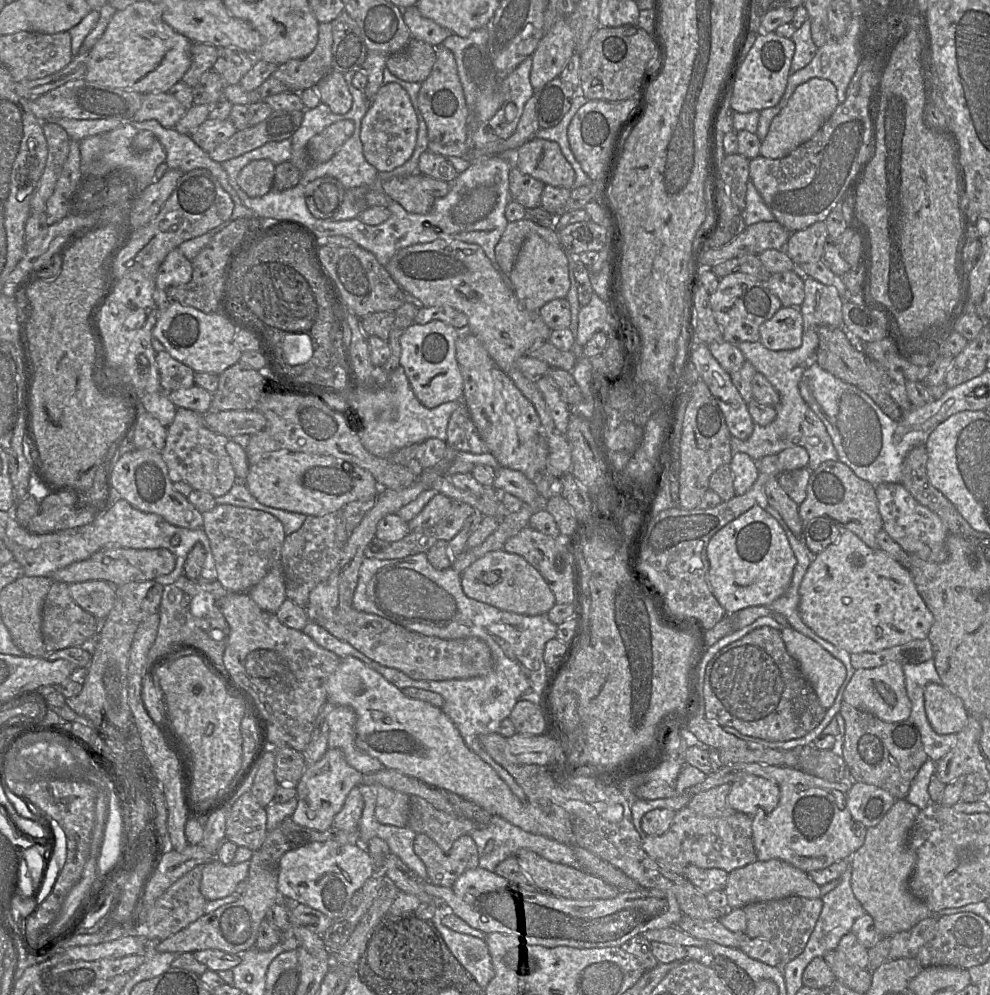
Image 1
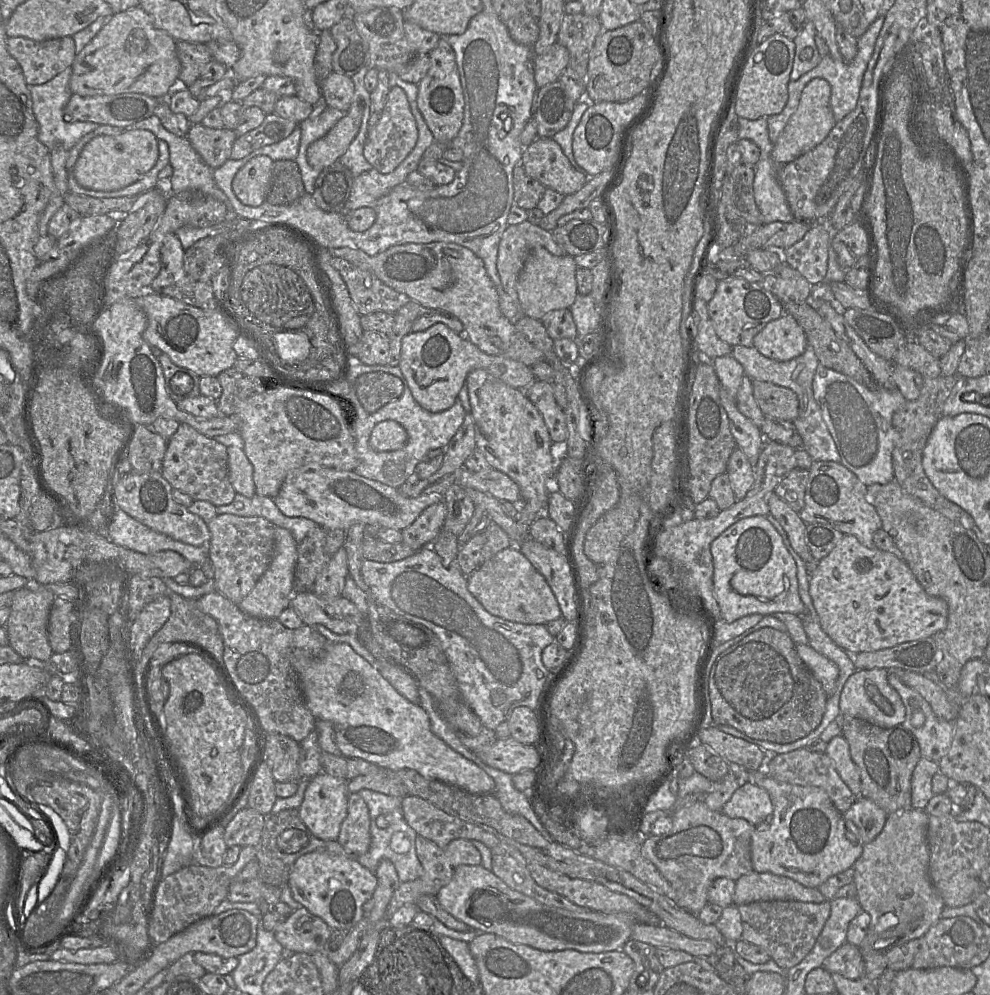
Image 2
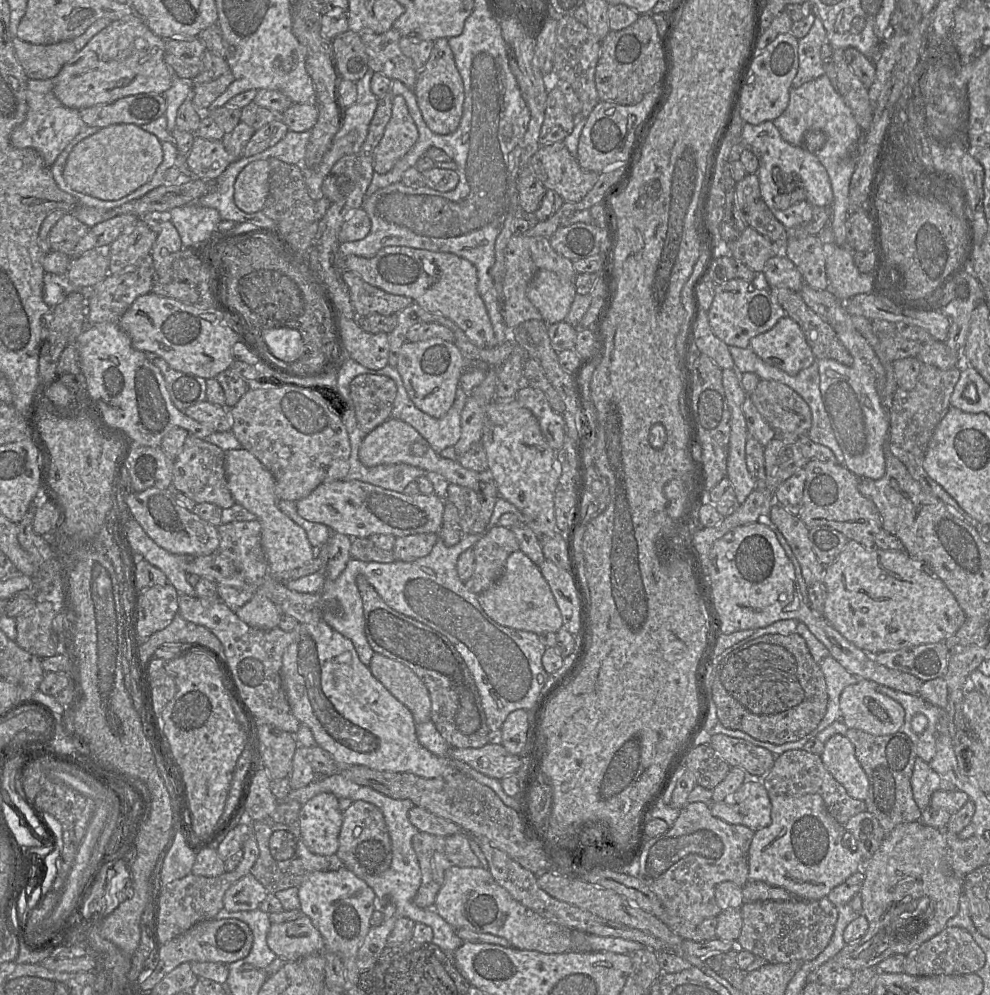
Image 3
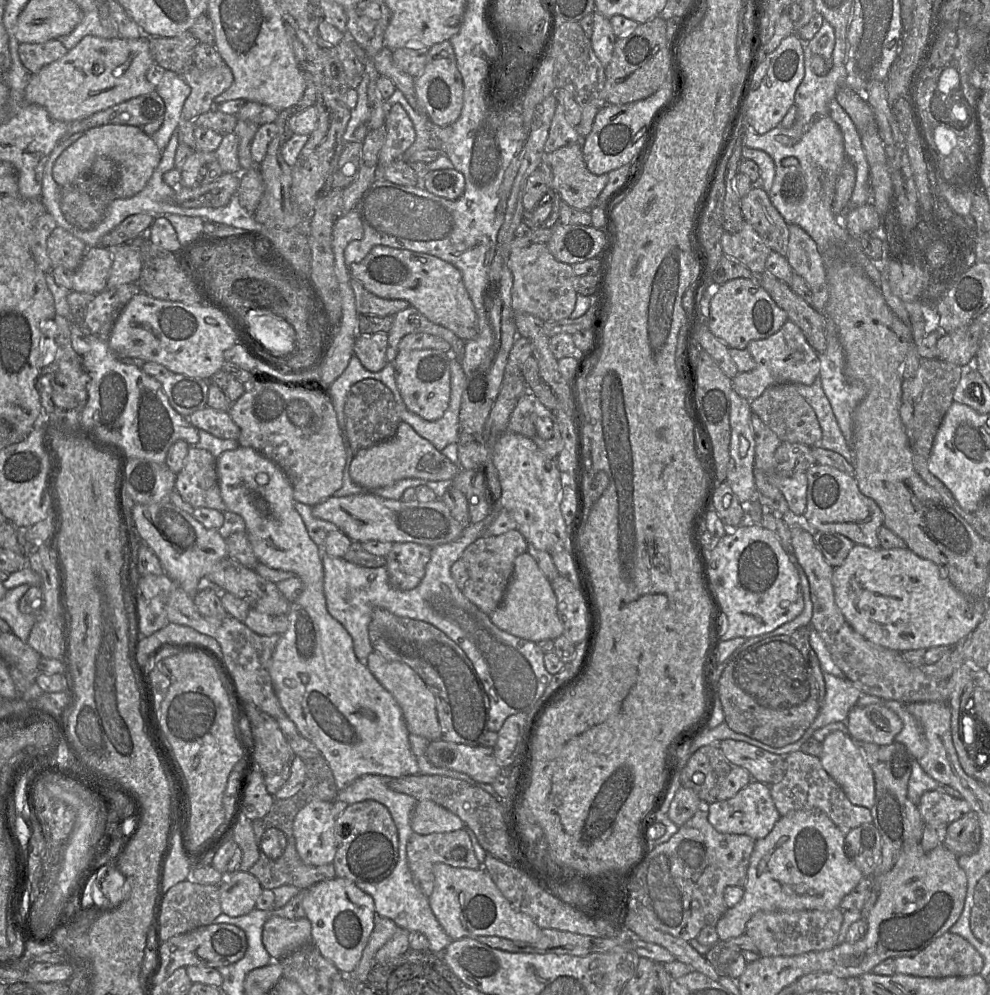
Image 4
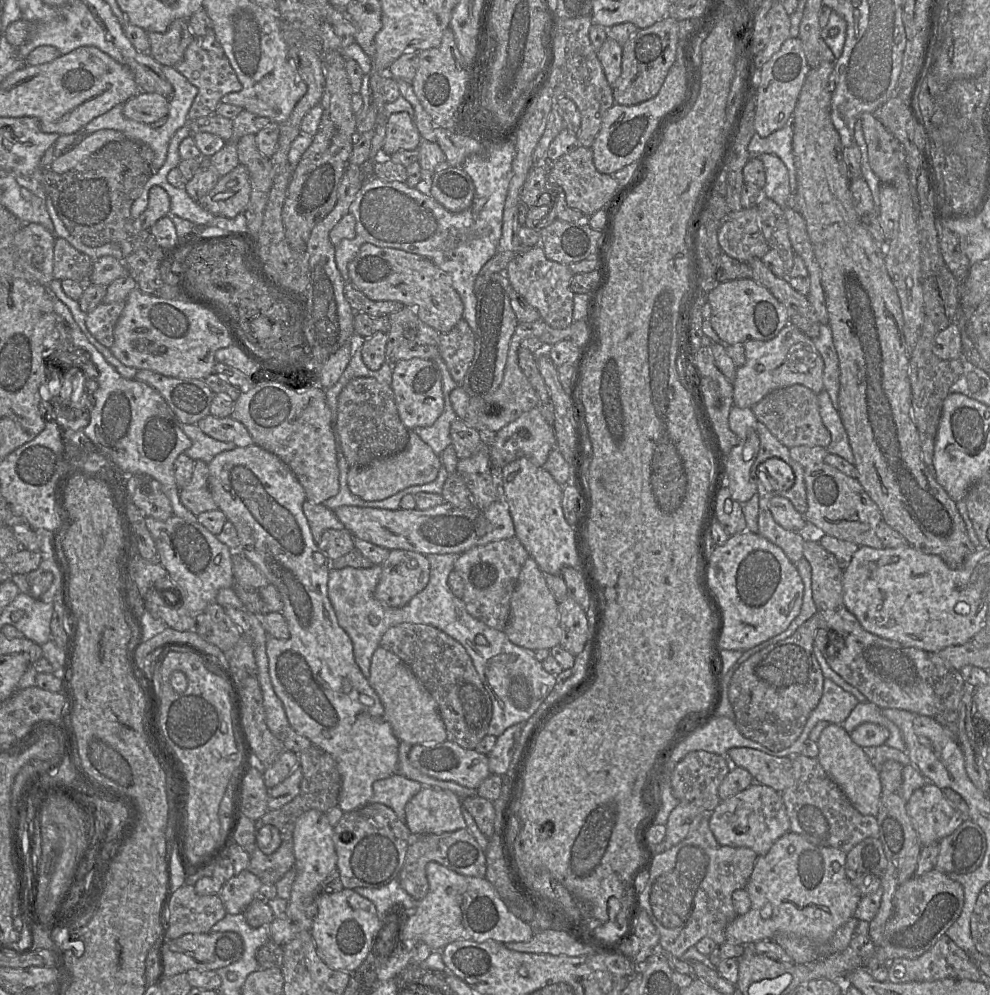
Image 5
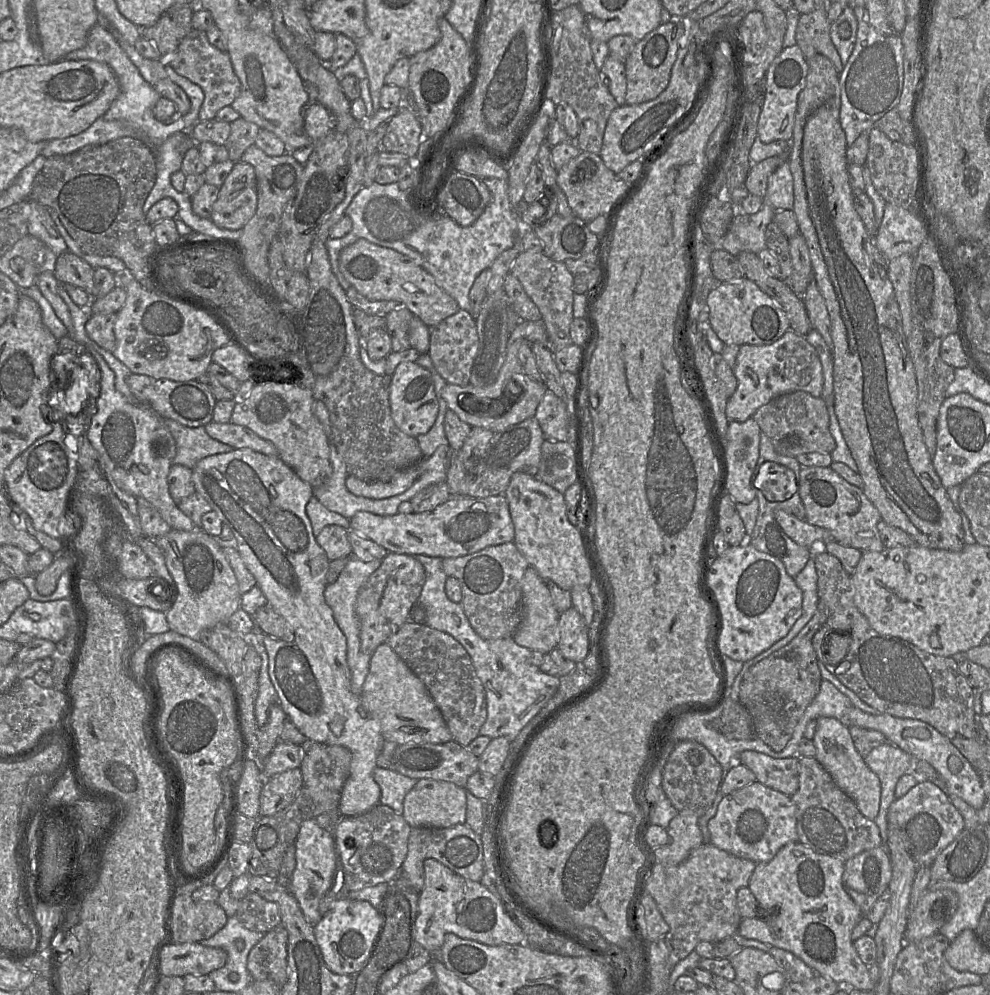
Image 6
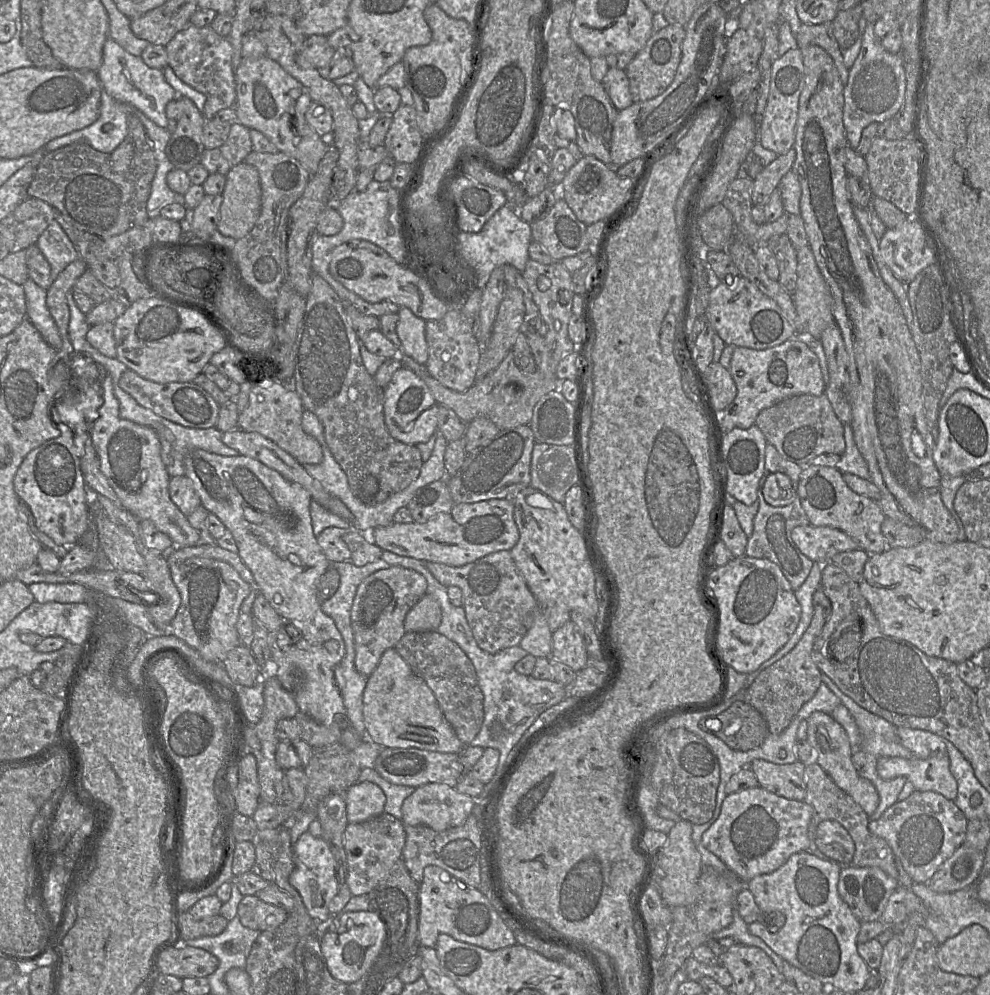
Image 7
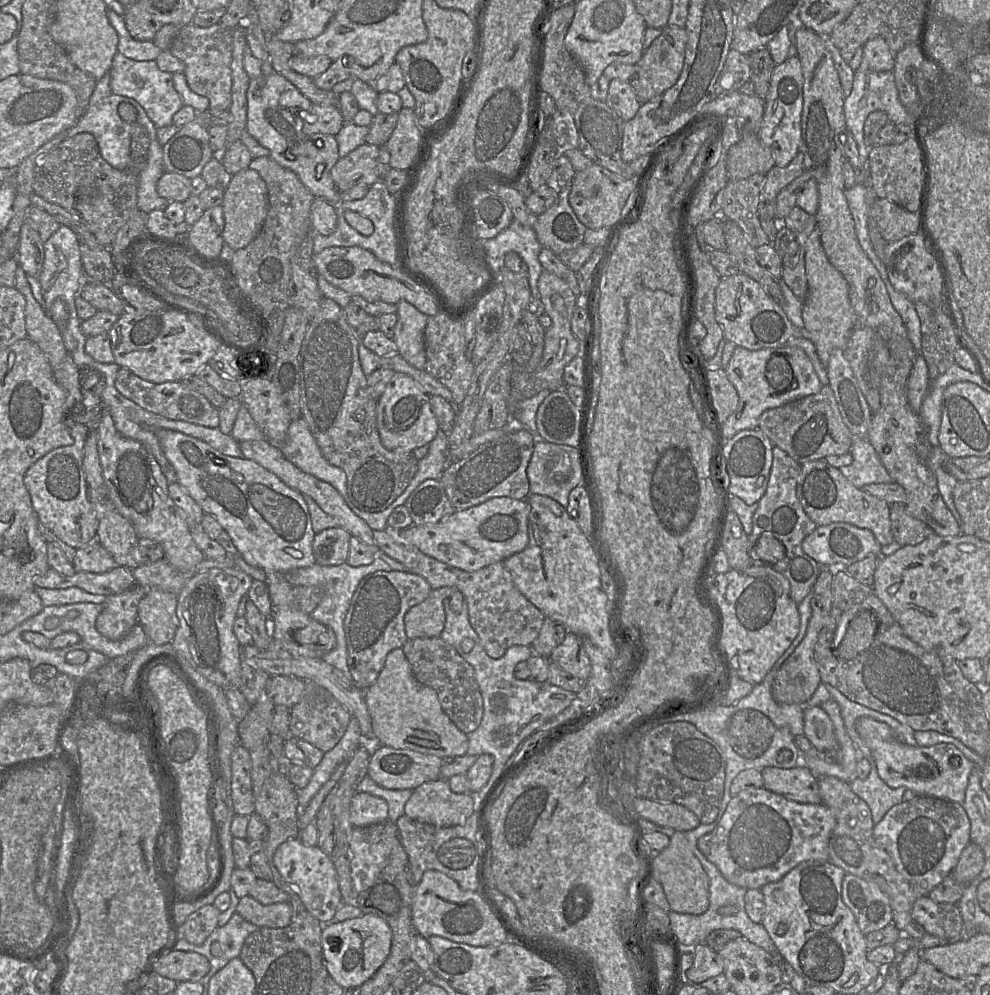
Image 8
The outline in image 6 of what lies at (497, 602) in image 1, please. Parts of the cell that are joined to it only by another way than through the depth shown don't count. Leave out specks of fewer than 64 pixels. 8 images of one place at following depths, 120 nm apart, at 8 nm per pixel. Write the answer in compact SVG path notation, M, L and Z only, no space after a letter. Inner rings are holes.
M528 566L522 579L523 619L513 635L513 640L519 646L532 651L549 654L559 643L558 620L560 613L556 610L546 582L537 571Z

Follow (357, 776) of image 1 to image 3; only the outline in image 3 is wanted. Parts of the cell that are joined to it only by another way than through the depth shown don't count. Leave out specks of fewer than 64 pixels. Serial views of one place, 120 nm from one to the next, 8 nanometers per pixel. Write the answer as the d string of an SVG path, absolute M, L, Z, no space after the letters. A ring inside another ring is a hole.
M319 793L302 805L300 831L306 847L314 854L336 854L343 822L339 798L332 793Z

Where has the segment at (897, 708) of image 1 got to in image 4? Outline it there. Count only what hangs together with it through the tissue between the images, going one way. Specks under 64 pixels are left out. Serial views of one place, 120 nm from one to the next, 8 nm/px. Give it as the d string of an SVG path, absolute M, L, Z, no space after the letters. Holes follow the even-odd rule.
M881 704L855 705L848 713L849 735L856 742L887 745L894 742L903 722L891 709Z

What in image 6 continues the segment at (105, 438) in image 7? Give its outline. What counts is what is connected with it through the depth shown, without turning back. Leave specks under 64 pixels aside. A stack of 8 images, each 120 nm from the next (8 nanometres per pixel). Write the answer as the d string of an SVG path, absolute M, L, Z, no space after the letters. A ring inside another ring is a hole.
M87 347L87 354L92 355L95 359L96 363L99 366L101 371L101 380L100 380L100 392L97 398L97 411L92 416L92 420L90 426L87 430L87 437L91 442L92 446L96 449L99 455L99 468L104 473L106 479L110 482L114 482L121 490L133 495L134 497L142 497L150 502L156 510L159 512L163 520L171 527L171 529L181 530L181 531L192 531L195 529L195 525L192 520L187 517L178 507L178 504L172 499L169 493L167 477L170 471L171 466L173 465L173 459L176 454L176 443L175 440L168 430L168 428L164 424L164 419L169 418L162 418L158 413L156 413L152 408L148 405L134 405L130 403L115 387L115 373L114 371L108 366L104 358L92 347Z

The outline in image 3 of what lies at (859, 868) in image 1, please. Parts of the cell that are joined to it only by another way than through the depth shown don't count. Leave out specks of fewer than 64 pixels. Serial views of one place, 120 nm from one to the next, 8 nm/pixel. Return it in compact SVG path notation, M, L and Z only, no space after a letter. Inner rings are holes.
M920 821L901 823L886 835L879 849L868 860L861 862L865 876L860 895L862 914L868 920L867 932L857 941L846 944L832 959L853 972L876 967L894 954L906 955L940 933L959 910L963 894L963 878L948 866L948 848L943 830L924 825Z

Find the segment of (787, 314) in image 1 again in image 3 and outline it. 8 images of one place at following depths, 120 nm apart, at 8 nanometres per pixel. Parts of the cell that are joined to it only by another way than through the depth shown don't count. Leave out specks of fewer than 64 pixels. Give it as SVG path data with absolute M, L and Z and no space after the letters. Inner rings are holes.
M788 316L770 330L753 337L749 348L767 364L791 376L816 360L800 326Z

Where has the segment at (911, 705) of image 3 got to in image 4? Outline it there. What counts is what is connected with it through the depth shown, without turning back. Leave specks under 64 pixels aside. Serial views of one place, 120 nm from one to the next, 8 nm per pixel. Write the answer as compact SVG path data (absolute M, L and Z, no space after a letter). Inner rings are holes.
M862 694L856 705L869 704L881 704L895 712L903 722L903 728L895 736L894 741L904 744L916 760L925 754L927 741L923 730L915 717L906 710L905 704L896 700L886 700L877 696Z

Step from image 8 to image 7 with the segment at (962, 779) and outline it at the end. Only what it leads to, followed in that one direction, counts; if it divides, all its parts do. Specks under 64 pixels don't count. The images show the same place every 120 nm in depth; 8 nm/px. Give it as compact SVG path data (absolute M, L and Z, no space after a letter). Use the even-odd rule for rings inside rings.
M937 754L928 759L916 757L880 757L877 772L883 779L903 776L910 781L916 791L934 791L948 800L957 796L957 782L950 771L950 761L946 754Z

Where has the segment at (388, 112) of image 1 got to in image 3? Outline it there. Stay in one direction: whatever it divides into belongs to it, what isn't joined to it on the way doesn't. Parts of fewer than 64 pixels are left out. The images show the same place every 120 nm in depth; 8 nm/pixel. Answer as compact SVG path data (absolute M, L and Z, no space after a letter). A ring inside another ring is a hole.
M401 95L392 98L391 117L374 150L374 172L385 174L399 161L418 139L418 129Z

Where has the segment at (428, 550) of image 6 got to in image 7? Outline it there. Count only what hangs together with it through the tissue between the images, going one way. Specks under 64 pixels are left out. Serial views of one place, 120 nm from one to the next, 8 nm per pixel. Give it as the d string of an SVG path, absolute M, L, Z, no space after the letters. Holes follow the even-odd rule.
M509 498L455 504L450 511L424 523L392 523L373 529L368 535L376 546L399 556L460 567L491 553L510 551L517 544L519 531L513 512Z

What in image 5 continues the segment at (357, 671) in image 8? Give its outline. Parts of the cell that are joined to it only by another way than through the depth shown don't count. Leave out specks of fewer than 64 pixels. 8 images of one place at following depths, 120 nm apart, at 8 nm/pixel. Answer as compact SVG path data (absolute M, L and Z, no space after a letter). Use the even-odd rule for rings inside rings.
M391 550L381 567L373 596L392 608L404 607L429 582L429 561L425 555L417 552Z

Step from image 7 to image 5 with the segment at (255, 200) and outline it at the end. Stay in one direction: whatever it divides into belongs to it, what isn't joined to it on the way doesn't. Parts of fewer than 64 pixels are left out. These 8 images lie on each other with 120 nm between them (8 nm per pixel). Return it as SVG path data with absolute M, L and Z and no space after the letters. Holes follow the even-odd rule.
M238 164L228 174L219 178L217 184L197 203L216 216L234 218L244 213L251 193L247 168Z

